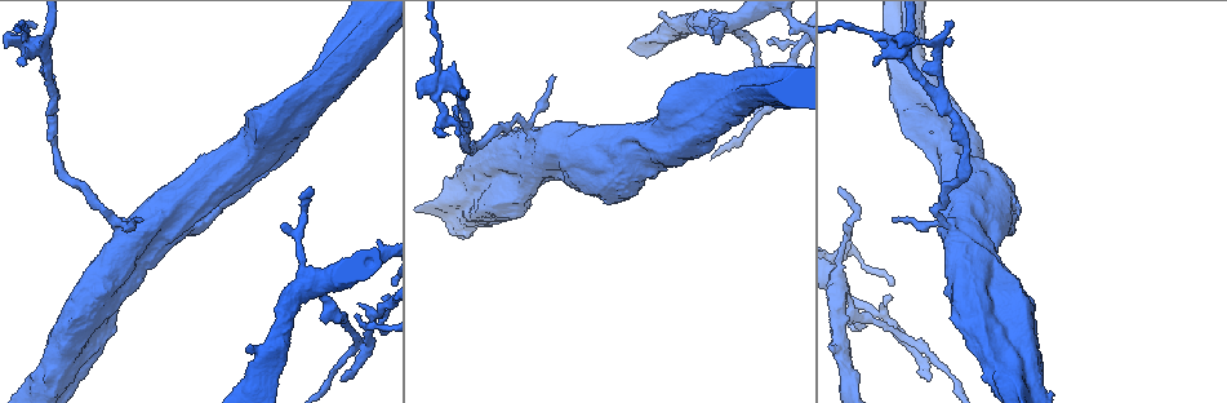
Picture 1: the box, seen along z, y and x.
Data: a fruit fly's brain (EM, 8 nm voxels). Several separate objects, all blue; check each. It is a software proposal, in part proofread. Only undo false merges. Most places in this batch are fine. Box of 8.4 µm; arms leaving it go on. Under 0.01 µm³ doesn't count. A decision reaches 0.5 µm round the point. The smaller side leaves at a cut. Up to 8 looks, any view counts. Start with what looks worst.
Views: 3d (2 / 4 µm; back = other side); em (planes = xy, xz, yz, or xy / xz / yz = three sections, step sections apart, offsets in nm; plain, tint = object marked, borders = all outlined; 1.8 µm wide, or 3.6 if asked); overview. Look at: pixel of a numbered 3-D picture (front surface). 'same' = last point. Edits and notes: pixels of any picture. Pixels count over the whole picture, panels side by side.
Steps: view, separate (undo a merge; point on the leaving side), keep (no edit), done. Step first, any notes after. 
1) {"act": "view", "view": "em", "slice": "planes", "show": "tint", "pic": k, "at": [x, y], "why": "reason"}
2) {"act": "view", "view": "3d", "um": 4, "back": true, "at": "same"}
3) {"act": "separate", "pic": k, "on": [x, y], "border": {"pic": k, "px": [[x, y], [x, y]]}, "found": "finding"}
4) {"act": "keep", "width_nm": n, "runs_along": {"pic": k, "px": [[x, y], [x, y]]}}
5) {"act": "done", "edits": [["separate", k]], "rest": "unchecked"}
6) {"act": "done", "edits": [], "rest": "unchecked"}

{"act": "view", "view": "em", "um": 3.6, "slice": "planes", "show": "tint", "pic": 1, "at": [952, 227], "why": "abrupt turn"}

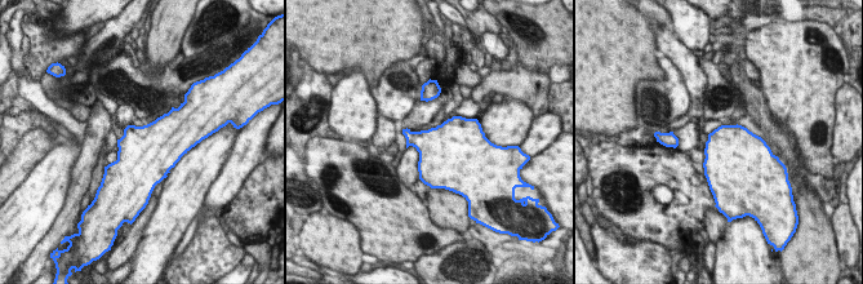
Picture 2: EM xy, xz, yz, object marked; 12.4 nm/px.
{"act": "keep", "found": "one neuron here"}

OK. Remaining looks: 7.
{"act": "view", "view": "3d", "um": 4, "pic": 1, "at": [455, 83], "why": "touches itself"}

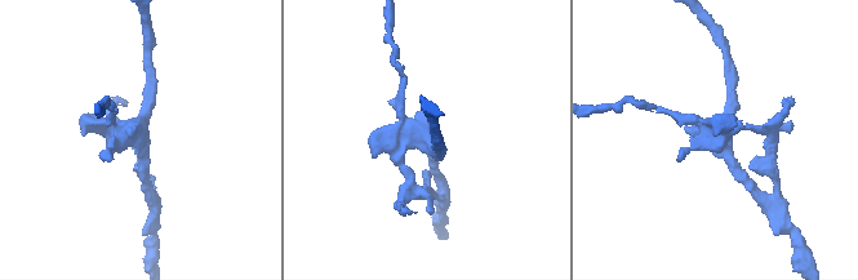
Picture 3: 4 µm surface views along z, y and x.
{"act": "view", "view": "em", "slice": "xz", "step": 4, "show": "tint", "pic": 3, "at": [426, 136]}

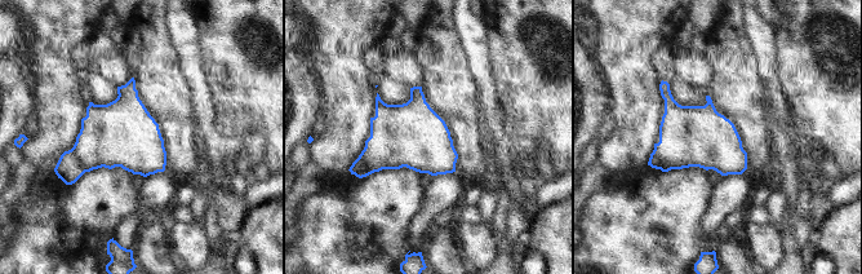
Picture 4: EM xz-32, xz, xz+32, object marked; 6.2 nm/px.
{"act": "view", "view": "em", "slice": "planes", "show": "tint", "at": "same", "why": "cut it another way"}

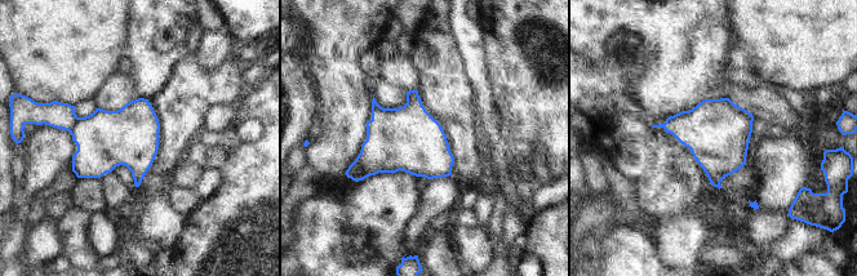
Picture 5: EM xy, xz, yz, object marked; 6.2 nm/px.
{"act": "keep", "found": "continuous, no second neuron"}

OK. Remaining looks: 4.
{"act": "view", "view": "3d", "um": 2, "pic": 1, "at": [734, 26], "why": "four arms meet"}

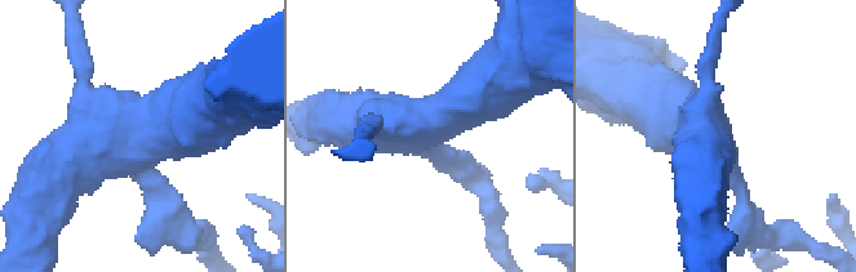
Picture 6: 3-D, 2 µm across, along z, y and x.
{"act": "view", "view": "em", "slice": "planes", "show": "tint", "pic": 6, "at": [424, 133]}

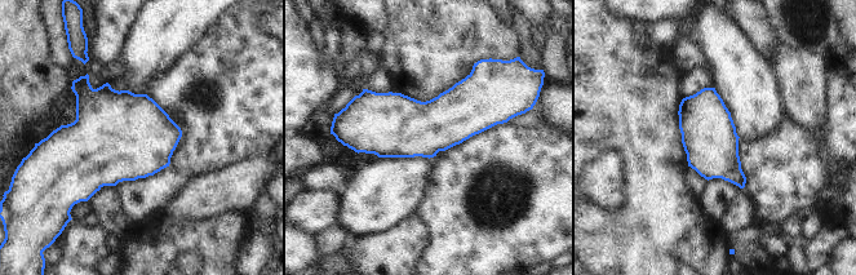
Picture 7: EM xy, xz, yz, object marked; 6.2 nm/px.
{"act": "keep", "width_nm": 340, "found": "continuous, no second neuron"}

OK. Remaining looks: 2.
{"act": "done", "edits": [], "rest": "unchecked"}

